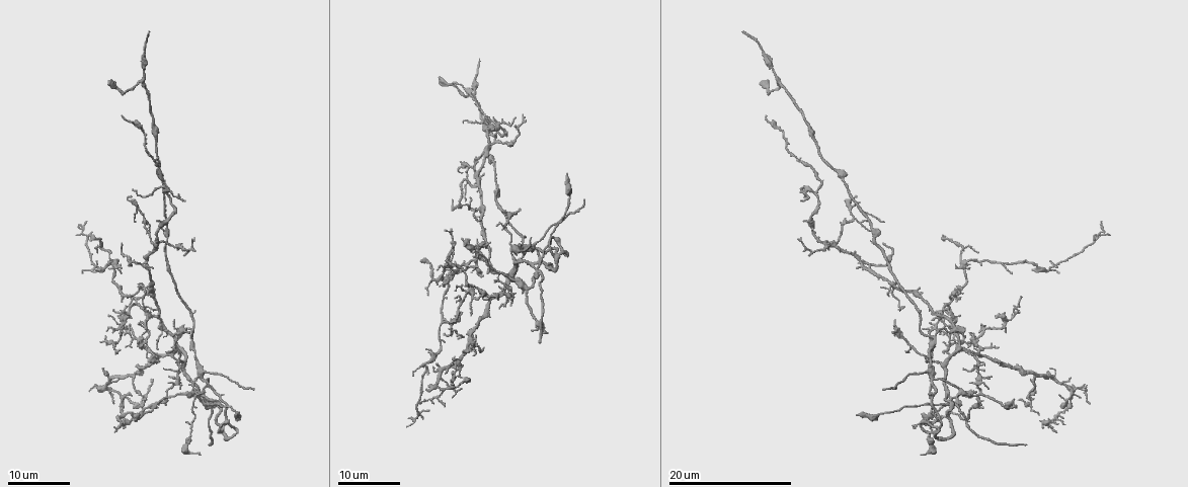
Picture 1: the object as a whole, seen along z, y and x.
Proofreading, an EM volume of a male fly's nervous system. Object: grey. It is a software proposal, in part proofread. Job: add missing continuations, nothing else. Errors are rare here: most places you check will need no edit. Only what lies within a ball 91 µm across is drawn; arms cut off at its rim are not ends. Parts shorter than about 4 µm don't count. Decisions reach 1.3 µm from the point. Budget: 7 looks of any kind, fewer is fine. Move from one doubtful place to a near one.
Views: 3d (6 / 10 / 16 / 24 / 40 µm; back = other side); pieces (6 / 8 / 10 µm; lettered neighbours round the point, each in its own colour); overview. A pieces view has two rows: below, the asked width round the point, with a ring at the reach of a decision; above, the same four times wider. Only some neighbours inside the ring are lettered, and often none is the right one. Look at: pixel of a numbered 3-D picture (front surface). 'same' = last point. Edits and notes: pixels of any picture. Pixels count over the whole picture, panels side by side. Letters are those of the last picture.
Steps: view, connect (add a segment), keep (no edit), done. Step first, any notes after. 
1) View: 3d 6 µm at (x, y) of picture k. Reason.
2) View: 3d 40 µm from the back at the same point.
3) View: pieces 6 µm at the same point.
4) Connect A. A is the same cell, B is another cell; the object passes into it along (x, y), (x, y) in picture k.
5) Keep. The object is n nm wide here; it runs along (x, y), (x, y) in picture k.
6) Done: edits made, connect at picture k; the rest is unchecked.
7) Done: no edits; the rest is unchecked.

View: 3d 16 µm at (541, 342) of picture 1. End of a long branch.

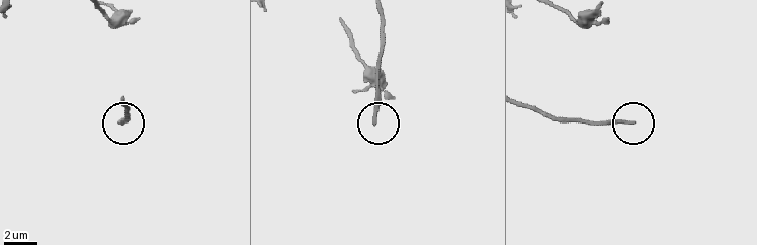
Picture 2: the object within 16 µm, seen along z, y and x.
View: pieces 10 µm at (373, 122) of picture 2.

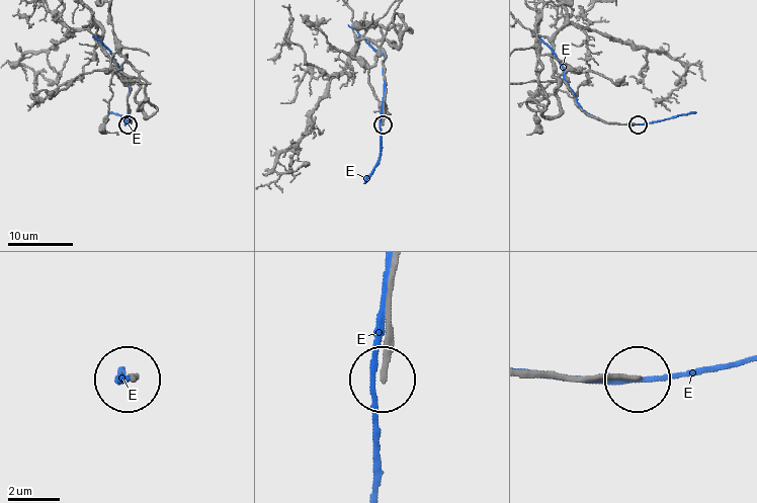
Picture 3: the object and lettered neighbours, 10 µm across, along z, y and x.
Keep. E is another cell; none of them fits.

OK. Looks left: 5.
View: 3d 24 µm at (483, 350) of picture 1. Tapers out.

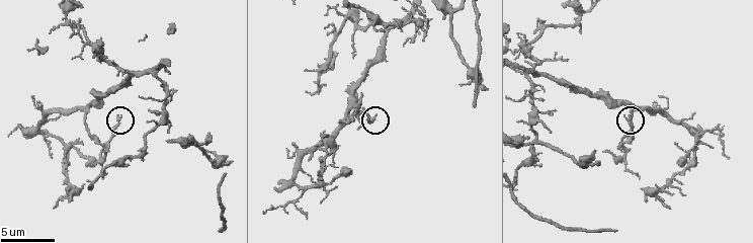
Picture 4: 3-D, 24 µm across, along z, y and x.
View: 3d 10 µm at (373, 116) of picture 4.

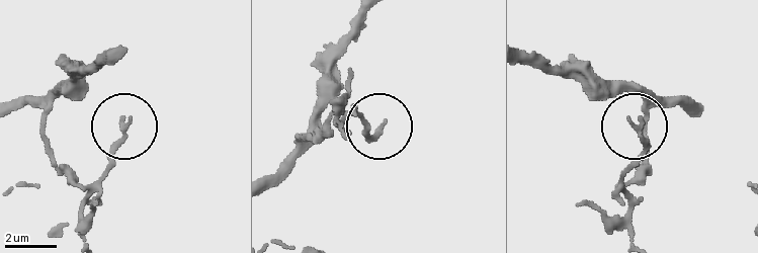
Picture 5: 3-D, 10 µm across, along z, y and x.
View: pieces 8 µm at (381, 127) of picture 5. What lies round it.

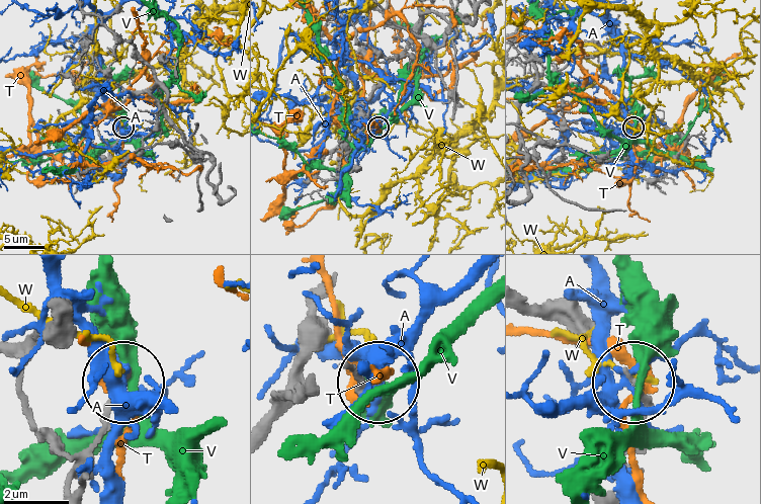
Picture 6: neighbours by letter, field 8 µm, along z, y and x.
Keep. The object is 170 nm wide here; A, T, V and W are other cells; no lettered segment goes on from it.

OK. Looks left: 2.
View: 3d 16 µm at (567, 174) of picture 1. End of a long branch.

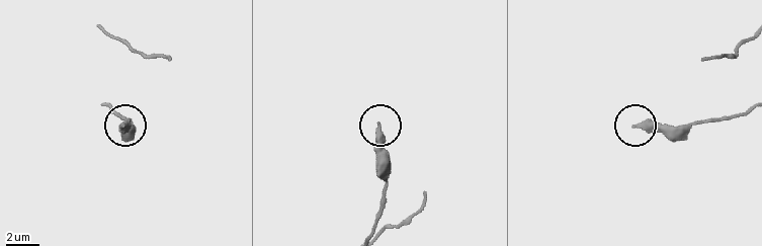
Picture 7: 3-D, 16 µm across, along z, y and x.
View: pieces 6 µm at (377, 124) of picture 7. What lies round it.

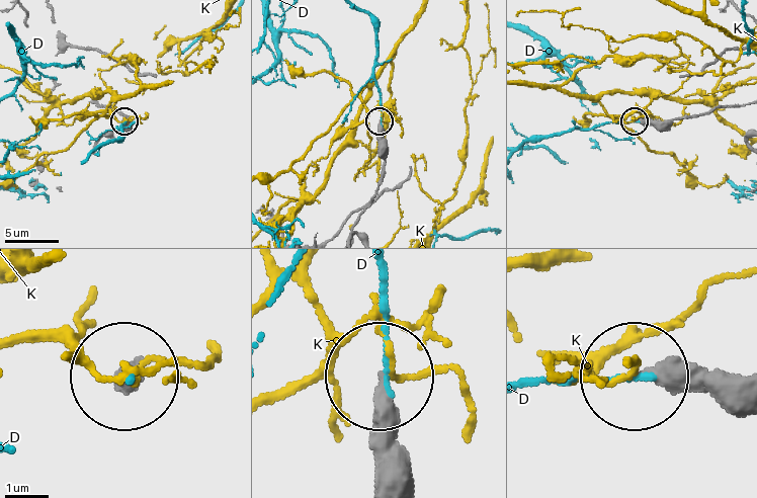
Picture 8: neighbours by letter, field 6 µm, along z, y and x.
Keep. D and K are other cells; it runs along (736, 377), (641, 377) in picture 8; no lettered segment goes on from it.

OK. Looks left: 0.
Done: no edits; the rest is unchecked.

